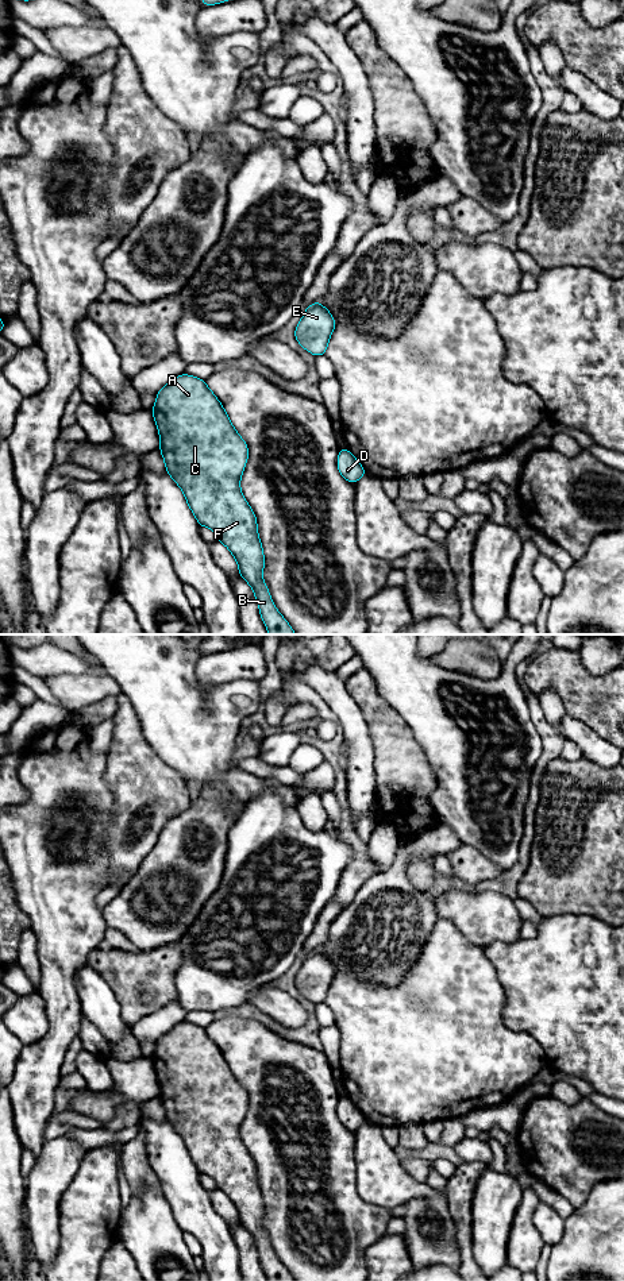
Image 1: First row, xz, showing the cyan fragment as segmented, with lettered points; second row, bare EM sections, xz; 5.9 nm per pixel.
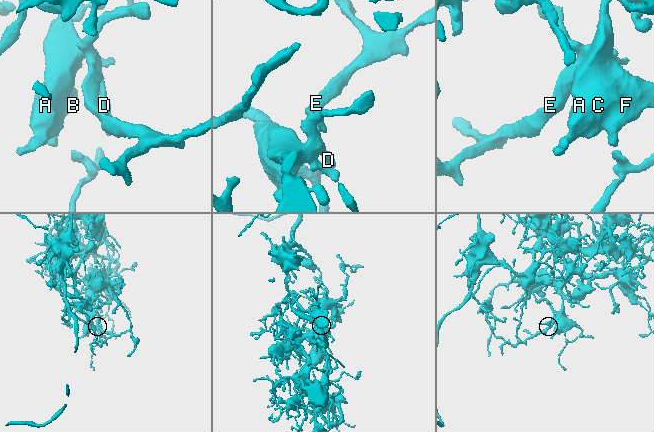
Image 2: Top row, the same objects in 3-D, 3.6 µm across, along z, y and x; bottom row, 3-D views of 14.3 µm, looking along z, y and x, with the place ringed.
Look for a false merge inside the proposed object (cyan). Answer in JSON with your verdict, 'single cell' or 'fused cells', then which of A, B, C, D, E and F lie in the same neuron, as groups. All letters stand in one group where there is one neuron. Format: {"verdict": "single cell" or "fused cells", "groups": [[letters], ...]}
{"verdict": "single cell", "groups": [["A", "B", "C", "D", "E", "F"]]}

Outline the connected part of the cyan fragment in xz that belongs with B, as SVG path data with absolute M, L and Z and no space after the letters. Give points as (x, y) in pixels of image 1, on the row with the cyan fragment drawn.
M181 374L157 393L157 401L151 409L158 435L159 451L163 456L166 472L180 486L184 497L200 526L212 529L217 541L223 543L235 557L239 575L251 586L258 602L261 618L269 634L296 634L288 621L274 606L269 589L263 582L262 572L265 556L258 536L257 517L240 491L240 476L249 459L249 447L231 424L222 402L207 386L205 381Z

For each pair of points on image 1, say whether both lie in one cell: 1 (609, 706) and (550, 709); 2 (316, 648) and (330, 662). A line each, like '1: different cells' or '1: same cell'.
1: different cells
2: different cells

